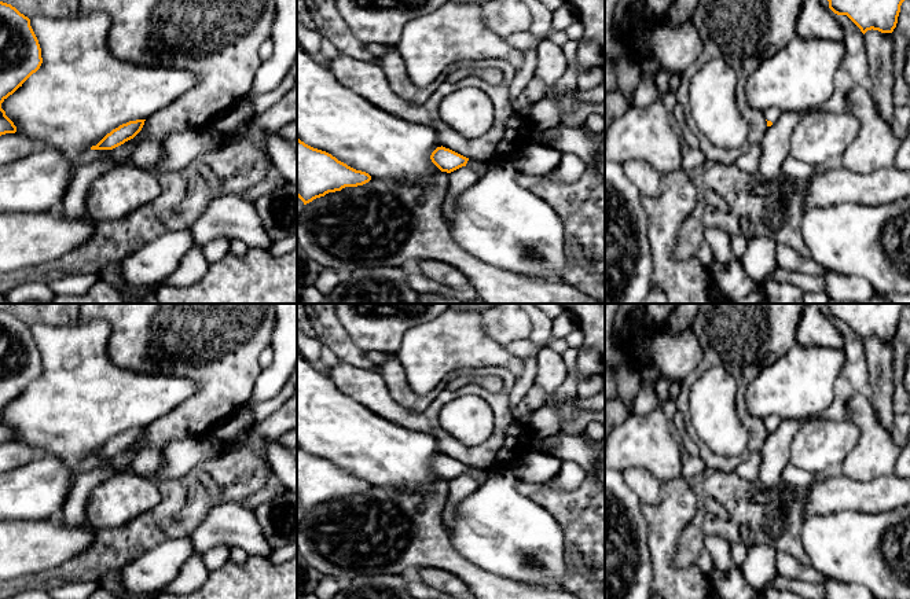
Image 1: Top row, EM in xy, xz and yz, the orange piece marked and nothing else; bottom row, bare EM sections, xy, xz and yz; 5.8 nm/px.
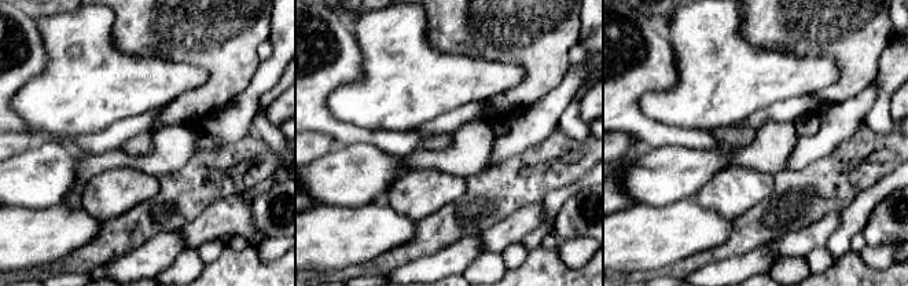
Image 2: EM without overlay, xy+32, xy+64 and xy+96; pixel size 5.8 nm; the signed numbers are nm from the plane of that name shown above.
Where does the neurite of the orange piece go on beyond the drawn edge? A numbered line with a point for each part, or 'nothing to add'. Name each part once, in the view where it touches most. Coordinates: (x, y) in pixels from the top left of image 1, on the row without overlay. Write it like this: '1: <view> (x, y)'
1: yz (773, 422)

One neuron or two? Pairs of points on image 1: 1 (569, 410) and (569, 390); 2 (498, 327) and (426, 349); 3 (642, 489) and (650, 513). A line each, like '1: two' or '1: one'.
1: two
2: two
3: two

